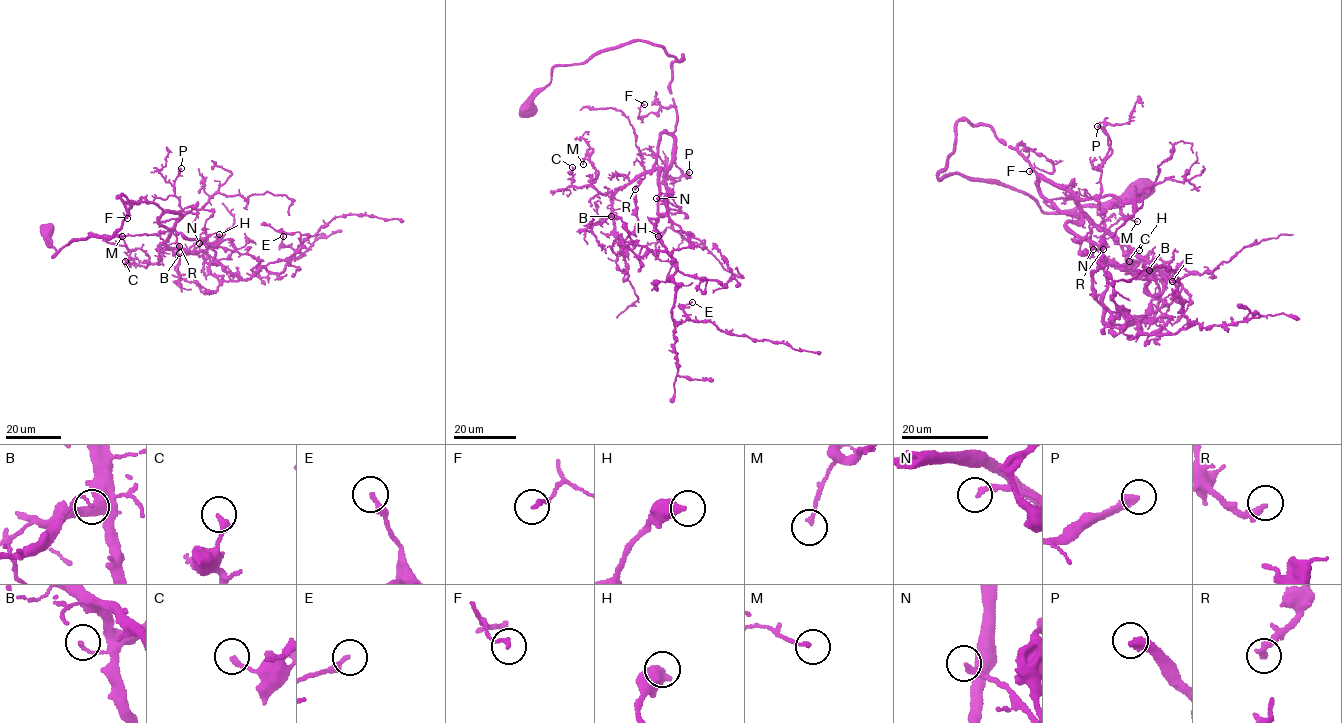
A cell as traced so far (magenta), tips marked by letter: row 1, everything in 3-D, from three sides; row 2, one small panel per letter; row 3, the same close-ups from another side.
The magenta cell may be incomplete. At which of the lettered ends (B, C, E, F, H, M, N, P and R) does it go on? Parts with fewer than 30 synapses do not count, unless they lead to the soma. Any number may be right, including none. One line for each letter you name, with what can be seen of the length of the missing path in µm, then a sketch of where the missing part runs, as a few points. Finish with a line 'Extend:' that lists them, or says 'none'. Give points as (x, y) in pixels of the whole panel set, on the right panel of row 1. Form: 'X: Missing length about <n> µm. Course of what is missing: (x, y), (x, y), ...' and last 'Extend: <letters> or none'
C: Missing length about 45 µm. Course of what is missing: (1129, 261), (1133, 261), (1143, 285), (1132, 293), (1128, 310), (1119, 319), (1081, 301)
Extend: C

